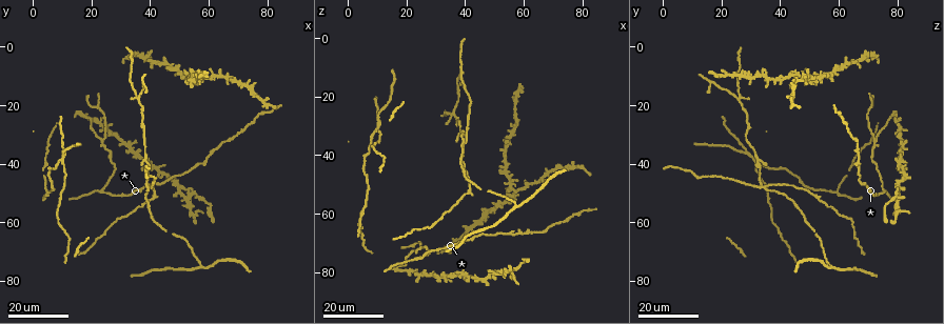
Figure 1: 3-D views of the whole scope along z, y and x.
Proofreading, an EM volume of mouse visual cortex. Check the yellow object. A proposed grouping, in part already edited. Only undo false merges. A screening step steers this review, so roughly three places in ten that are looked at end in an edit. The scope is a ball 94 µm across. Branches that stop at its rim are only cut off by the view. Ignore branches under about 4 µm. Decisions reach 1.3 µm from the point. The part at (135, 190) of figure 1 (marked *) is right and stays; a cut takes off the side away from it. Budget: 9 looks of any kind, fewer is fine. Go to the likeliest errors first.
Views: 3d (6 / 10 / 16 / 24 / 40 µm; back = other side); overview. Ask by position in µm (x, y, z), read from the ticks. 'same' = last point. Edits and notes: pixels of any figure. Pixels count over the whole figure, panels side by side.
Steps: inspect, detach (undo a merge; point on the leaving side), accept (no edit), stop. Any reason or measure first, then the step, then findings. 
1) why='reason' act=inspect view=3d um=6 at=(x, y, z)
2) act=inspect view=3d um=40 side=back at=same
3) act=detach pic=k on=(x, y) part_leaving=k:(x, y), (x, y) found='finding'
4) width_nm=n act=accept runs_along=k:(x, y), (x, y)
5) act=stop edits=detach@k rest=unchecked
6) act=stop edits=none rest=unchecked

why='four or more arms meet' act=inspect view=3d um=24 at=(35, 17, 25)

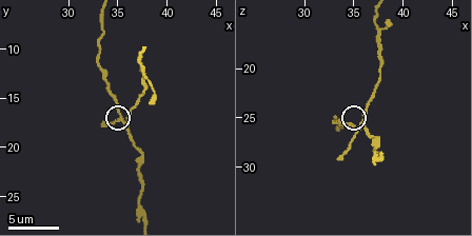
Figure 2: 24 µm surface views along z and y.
act=inspect view=3d um=10 at=(35.8, 17.6, 25.6)

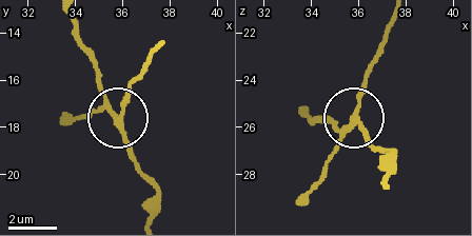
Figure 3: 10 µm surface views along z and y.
act=accept runs_along=3:(149, 213), (155, 189), (135, 158), (120, 118), (131, 82) found='all the same cell'

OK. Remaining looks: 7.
why='three arms meet' act=inspect view=3d um=24 at=(23, 49, 75)

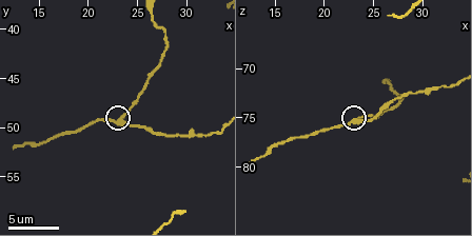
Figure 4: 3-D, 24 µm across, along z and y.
act=inspect view=3d um=6 at=(23.4, 49.0, 75.4)

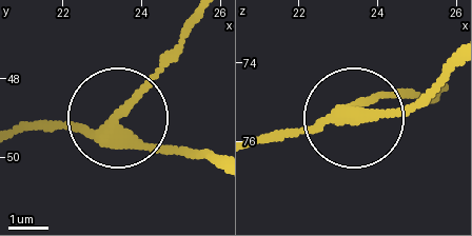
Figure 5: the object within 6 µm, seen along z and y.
act=accept runs_along=5:(450, 66), (410, 103), (262, 137) found='continuous, no second cell'

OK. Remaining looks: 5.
why='two arms in line, one across' act=inspect view=3d um=16 at=(41, 52, 53)

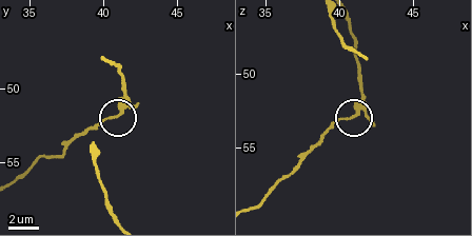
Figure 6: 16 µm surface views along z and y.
act=inspect view=3d um=6 at=(41.0, 52.0, 52.8)

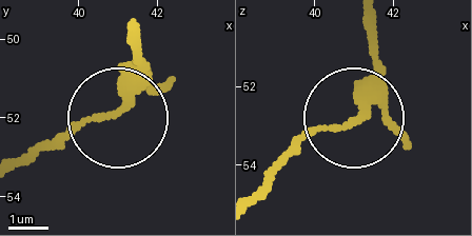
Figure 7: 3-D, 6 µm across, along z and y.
width_nm=150 act=accept found='all the same cell'

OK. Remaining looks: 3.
why='thick turns thin' act=inspect view=3d um=16 at=(62, 35, 66)

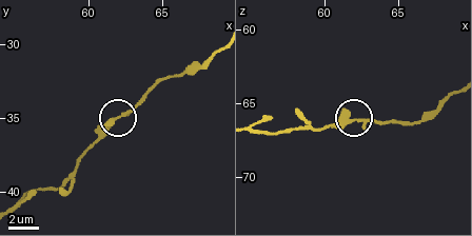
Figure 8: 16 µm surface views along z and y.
act=inspect view=3d um=6 at=(62.0, 35.2, 66.2)

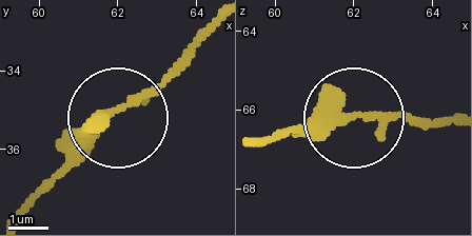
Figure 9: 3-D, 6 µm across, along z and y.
act=inspect view=3d um=6 side=back at=(61.80, 35.15, 66.15)

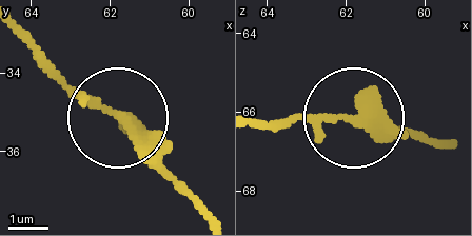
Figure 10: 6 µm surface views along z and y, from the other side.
act=accept runs_along=10:(448, 139), (348, 118), (280, 118) found='continuous, no second cell'

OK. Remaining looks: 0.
act=stop edits=none rest=unchecked

